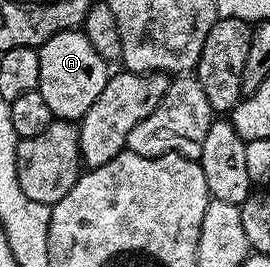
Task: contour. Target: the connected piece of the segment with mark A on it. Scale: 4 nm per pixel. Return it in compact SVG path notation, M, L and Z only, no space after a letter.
M80 30L54 34L45 44L40 45L38 51L40 54L38 91L42 94L42 98L46 98L46 106L50 106L53 117L79 122L86 114L86 110L94 106L98 94L102 94L106 86L110 75L109 61L100 57L98 50L90 46L90 38L86 38Z

